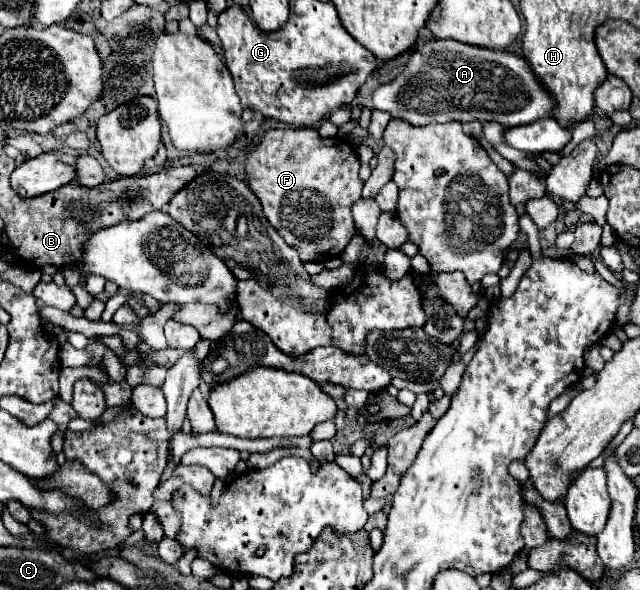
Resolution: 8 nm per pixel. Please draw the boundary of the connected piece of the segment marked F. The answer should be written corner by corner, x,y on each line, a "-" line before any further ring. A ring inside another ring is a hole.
283,128
263,132
259,144
245,158
247,182
261,200
263,212
283,240
295,248
303,262
327,262
341,256
349,240
355,236
351,206
361,198
363,182
359,180
359,158
343,138
321,138
315,128

